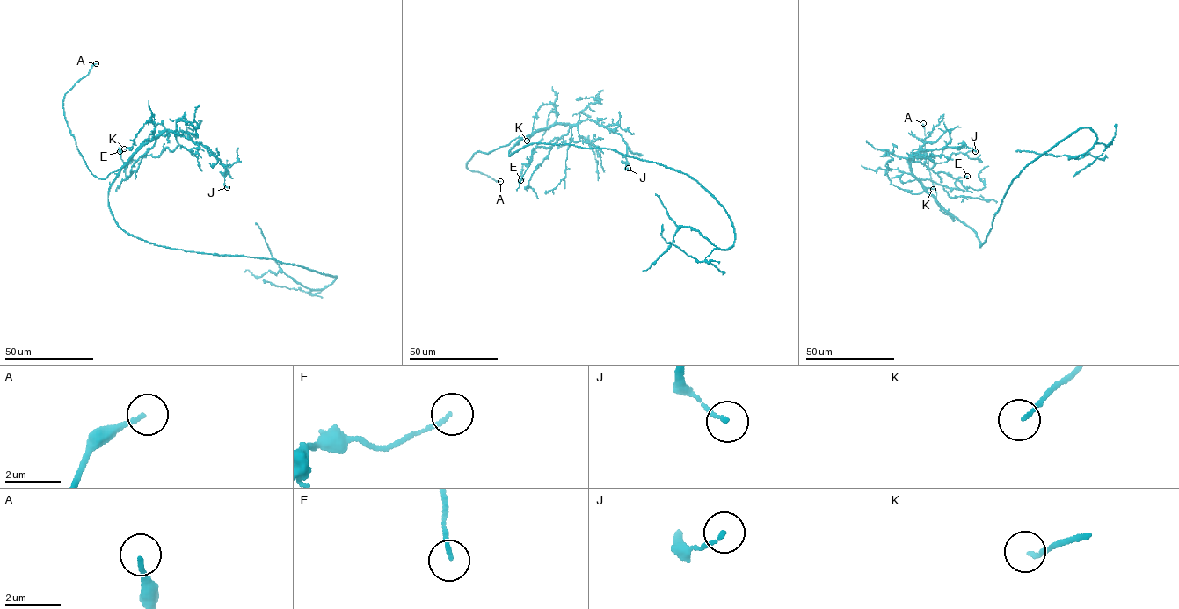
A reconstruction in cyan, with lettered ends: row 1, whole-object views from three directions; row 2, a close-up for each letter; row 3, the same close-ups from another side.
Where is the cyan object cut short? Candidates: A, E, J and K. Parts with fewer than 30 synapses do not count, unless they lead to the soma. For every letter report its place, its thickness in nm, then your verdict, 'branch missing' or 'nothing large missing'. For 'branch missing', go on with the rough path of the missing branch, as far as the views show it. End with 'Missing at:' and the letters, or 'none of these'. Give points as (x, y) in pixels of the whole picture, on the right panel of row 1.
A: (923, 123) | 140 nm | branch missing | (923, 123), (907, 89), (892, 65), (886, 64)
E: (967, 176) | 130 nm | nothing large missing
J: (975, 151) | 130 nm | nothing large missing
K: (933, 189) | 110 nm | nothing large missing
Missing at: A

